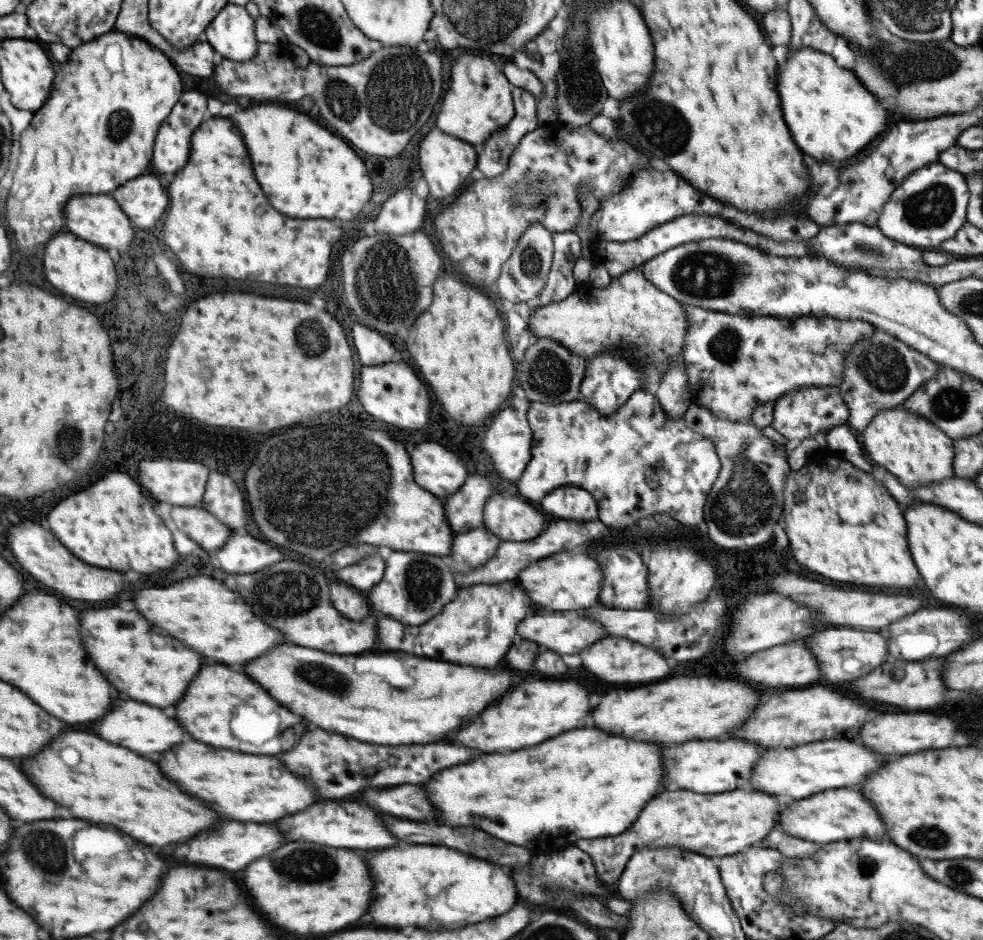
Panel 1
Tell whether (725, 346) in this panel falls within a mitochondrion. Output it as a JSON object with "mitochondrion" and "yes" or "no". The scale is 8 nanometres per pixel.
{"mitochondrion":"yes"}

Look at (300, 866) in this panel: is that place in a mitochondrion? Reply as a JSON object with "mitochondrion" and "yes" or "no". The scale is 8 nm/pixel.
{"mitochondrion":"yes"}

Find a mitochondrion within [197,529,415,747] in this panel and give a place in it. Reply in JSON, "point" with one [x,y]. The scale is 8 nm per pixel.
{"point":[303,594]}

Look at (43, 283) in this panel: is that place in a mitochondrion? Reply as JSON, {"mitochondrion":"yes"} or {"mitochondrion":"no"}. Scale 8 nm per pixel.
{"mitochondrion":"no"}

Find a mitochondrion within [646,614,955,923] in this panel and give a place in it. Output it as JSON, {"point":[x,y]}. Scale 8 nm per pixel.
{"point":[929,837]}

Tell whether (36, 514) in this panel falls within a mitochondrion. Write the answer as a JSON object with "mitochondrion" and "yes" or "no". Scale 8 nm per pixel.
{"mitochondrion":"no"}

